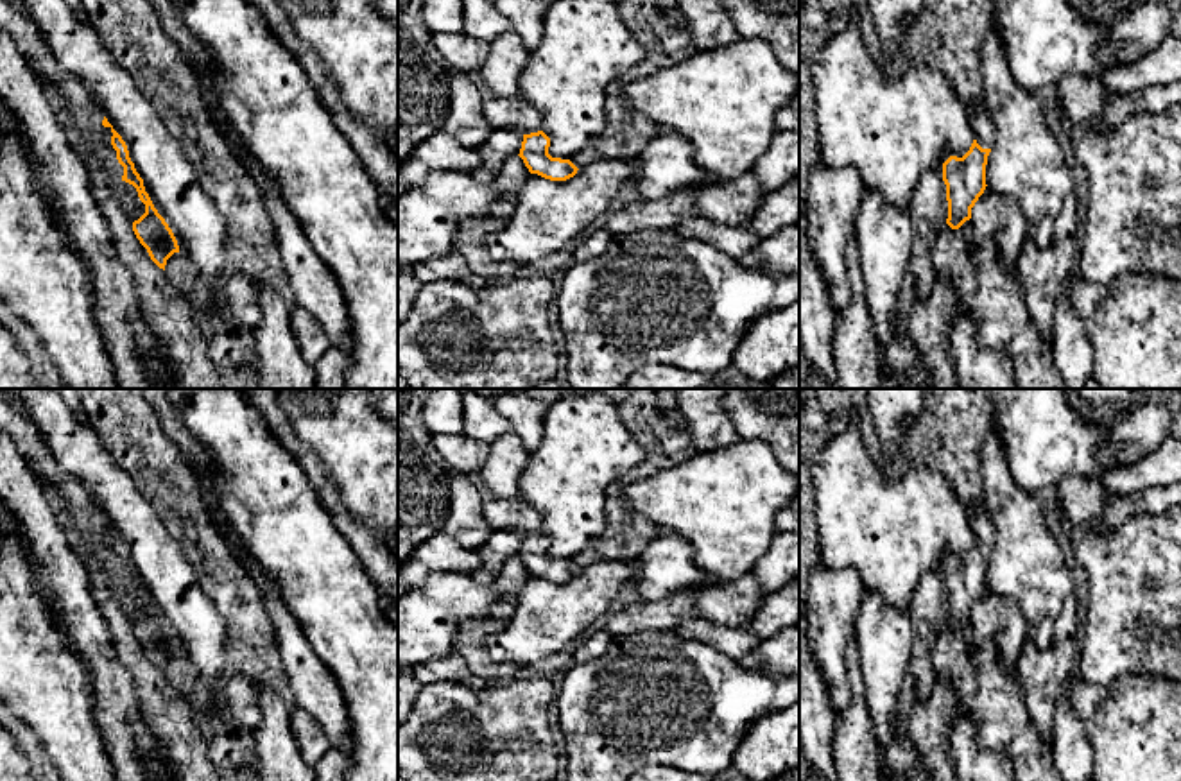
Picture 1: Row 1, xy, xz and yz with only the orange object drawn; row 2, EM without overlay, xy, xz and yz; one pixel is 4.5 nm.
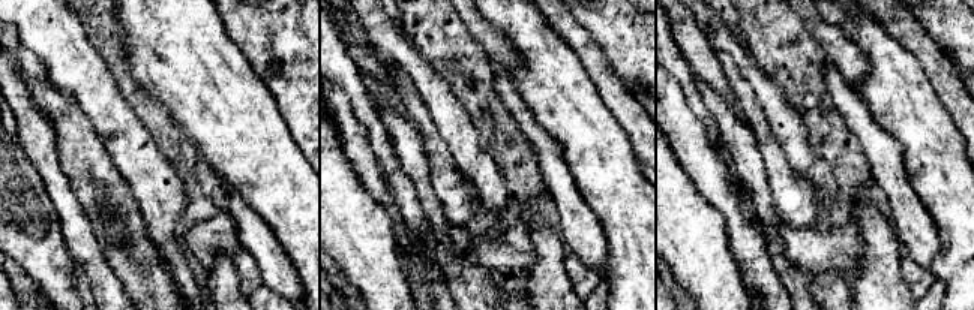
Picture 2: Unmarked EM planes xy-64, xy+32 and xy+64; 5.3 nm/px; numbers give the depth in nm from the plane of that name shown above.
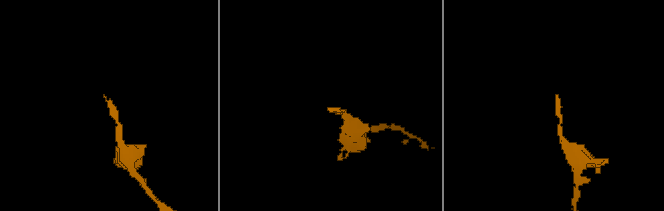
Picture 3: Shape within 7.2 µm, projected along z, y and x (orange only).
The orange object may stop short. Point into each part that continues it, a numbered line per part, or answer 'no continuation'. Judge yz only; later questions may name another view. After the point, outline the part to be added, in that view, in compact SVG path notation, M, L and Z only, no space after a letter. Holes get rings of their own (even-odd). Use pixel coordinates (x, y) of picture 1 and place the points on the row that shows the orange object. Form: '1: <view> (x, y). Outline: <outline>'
1: yz (982, 126). Outline: M980 100L977 104L975 113L970 116L971 127L973 127L973 134L977 143L982 149L993 149L995 143L995 124L989 116L989 111L986 107L986 104Z

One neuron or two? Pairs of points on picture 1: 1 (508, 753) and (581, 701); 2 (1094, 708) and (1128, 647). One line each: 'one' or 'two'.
1: two
2: two

